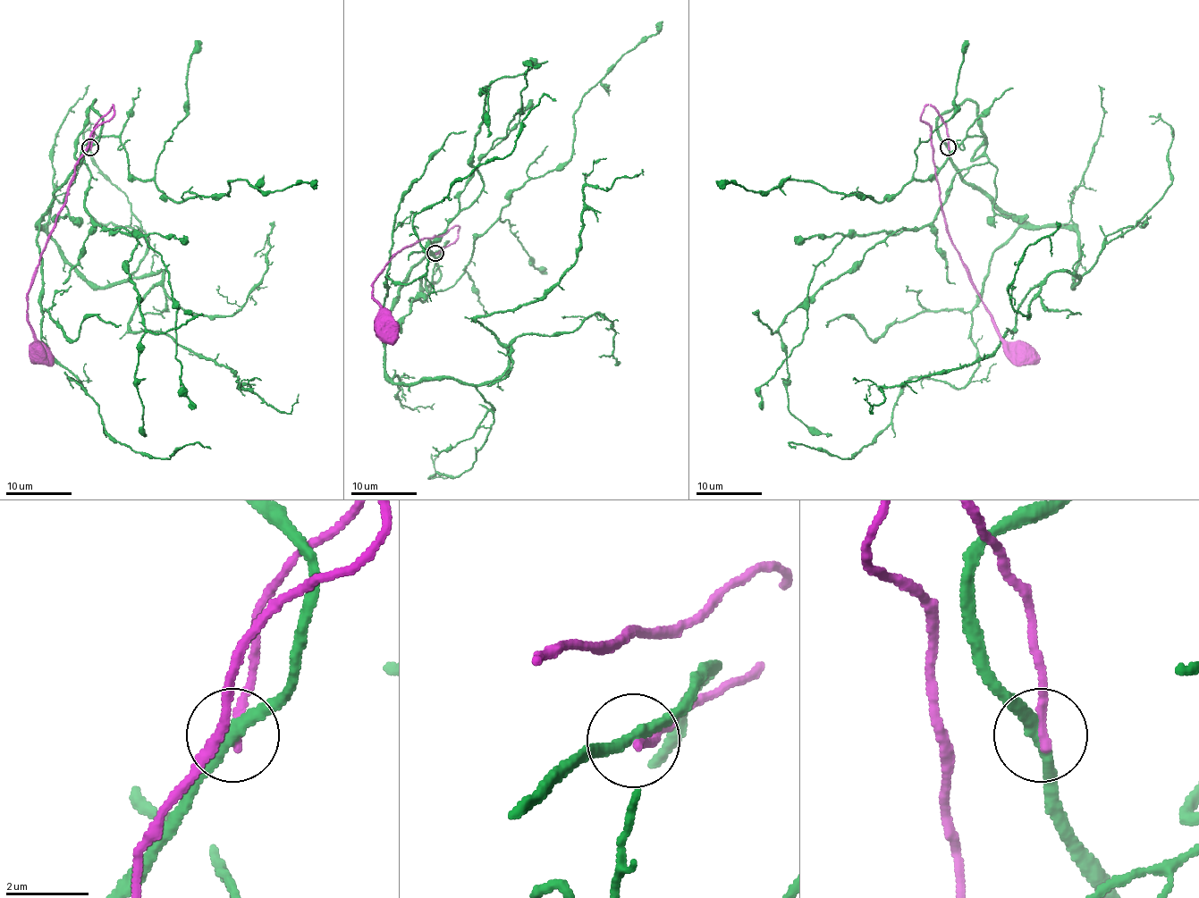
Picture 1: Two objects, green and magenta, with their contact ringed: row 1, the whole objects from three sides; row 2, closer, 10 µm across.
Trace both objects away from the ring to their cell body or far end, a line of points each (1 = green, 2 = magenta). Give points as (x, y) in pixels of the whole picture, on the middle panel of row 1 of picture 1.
1: (434, 254), (393, 305), (385, 375), (487, 384), (509, 351), (474, 321), (575, 262), (585, 186), (643, 171)
2: (434, 254), (458, 237), (458, 225), (400, 250), (378, 273), (372, 291), (380, 308), (376, 326), (382, 330)

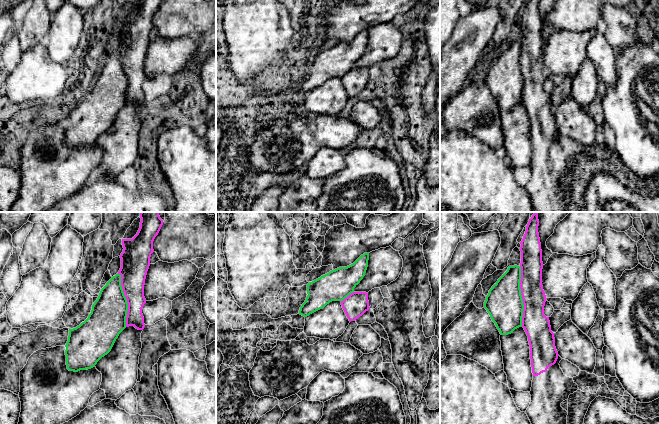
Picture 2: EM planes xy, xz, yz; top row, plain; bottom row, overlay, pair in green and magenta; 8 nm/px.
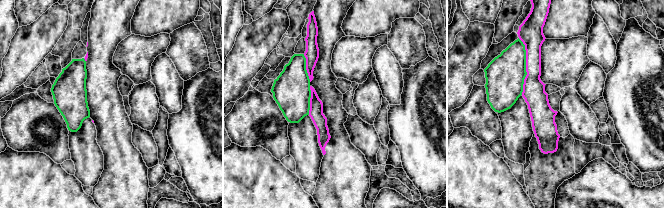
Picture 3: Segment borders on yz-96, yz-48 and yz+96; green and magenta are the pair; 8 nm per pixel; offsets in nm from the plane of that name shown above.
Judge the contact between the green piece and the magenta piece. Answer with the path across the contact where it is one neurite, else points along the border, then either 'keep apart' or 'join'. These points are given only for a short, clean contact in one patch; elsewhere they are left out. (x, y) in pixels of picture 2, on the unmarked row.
keep apart

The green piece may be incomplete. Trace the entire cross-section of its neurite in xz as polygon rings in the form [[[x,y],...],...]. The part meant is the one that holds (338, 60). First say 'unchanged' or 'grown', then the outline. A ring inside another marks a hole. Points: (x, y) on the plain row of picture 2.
grown | [[[391,22],[364,29],[353,40],[339,43],[307,60],[307,74],[299,90],[307,93],[332,77],[343,77],[353,68],[368,69],[395,57],[403,43],[399,27]]]

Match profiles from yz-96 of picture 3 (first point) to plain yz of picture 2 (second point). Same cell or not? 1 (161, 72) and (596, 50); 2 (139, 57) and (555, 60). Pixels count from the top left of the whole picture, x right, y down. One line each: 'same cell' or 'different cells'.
1: same cell
2: same cell

